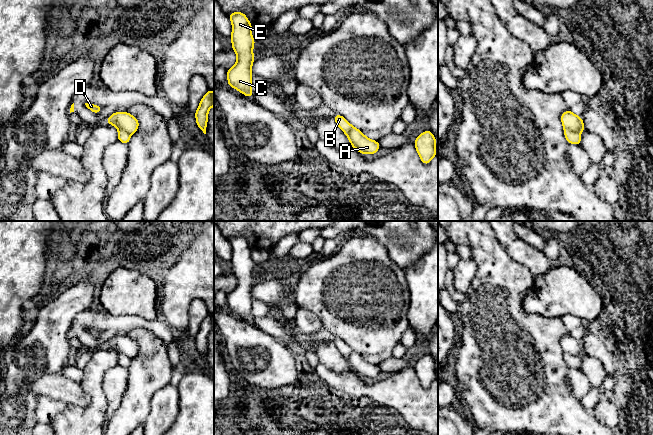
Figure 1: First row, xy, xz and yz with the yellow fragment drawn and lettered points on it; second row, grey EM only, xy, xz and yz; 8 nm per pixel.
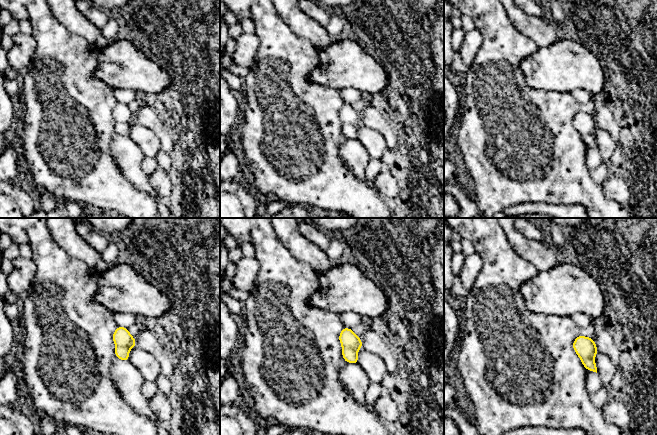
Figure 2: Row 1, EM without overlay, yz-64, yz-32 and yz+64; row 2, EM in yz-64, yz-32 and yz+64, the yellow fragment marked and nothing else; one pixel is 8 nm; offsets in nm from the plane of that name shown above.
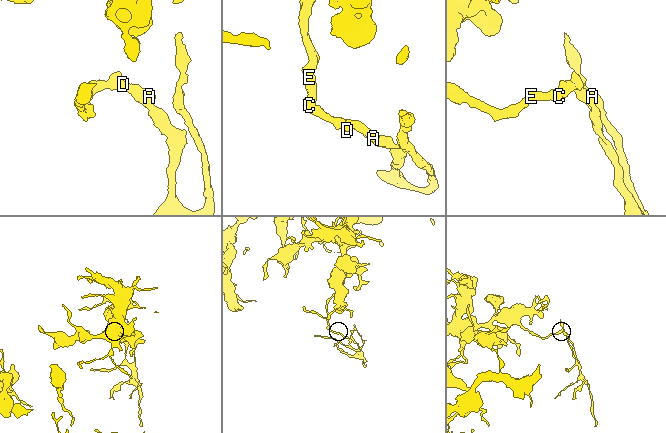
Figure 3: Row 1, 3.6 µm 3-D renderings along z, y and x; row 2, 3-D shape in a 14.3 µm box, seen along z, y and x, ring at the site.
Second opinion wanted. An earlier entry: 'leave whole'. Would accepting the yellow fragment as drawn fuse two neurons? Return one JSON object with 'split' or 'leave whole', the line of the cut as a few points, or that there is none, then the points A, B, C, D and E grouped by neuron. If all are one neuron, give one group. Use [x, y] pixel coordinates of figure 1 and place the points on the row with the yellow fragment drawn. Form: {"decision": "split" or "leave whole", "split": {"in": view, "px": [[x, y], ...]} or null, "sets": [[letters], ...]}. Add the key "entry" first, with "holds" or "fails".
{"entry": "fails", "decision": "split", "split": {"in": "yz", "px": [[564, 127], [579, 134]]}, "sets": [["A", "C", "D", "E"], ["B"]]}

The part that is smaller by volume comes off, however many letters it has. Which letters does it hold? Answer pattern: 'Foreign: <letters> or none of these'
Foreign: B

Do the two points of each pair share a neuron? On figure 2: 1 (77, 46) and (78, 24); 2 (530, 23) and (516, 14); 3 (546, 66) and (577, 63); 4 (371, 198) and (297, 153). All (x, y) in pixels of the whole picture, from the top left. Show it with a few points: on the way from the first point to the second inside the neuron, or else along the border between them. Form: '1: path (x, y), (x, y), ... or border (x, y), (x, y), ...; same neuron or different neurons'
1: border (59, 21), (71, 33), (82, 36), (97, 49); different neurons
2: path (527, 23), (519, 17); same neuron
3: path (554, 66), (569, 65); same neuron
4: path (353, 197), (330, 185), (315, 171); same neuron

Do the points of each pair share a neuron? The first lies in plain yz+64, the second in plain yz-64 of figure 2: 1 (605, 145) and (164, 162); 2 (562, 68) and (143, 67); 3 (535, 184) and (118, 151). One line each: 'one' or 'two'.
1: two
2: one
3: two

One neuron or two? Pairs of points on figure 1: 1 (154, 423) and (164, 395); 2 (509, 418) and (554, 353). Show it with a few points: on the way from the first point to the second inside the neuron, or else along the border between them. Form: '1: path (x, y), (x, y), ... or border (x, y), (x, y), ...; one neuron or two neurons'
1: path (161, 416), (164, 410), (164, 402); one neuron
2: path (529, 406), (537, 404), (549, 394), (550, 373); one neuron

